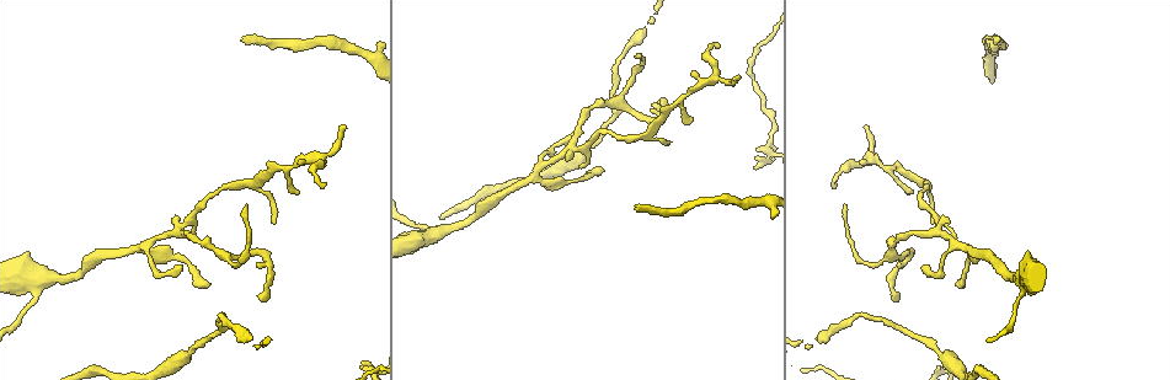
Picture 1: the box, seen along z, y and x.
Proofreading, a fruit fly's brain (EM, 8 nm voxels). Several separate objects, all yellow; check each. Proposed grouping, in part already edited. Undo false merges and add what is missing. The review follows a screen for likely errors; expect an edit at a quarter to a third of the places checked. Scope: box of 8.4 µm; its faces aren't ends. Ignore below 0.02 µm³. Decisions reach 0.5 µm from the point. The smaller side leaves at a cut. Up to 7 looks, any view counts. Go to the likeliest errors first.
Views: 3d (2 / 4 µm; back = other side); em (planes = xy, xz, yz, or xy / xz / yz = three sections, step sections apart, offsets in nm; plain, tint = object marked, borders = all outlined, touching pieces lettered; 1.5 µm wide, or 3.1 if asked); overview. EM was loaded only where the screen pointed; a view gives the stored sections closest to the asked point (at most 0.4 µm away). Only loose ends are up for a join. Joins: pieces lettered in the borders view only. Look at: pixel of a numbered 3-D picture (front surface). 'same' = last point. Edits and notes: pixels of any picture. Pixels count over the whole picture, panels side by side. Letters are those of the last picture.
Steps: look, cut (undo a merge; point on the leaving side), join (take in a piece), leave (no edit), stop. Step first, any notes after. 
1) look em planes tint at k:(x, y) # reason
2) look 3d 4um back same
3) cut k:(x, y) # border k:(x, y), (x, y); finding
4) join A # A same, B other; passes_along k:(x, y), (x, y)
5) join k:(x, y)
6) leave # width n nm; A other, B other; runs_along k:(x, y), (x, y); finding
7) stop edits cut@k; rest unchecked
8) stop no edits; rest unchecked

look 3d 2um at 1:(634, 205)

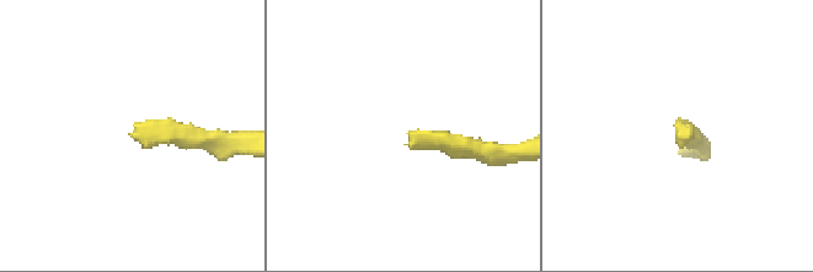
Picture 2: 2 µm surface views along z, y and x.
look em planes tint at 2:(683, 135) # shape alone is not enough

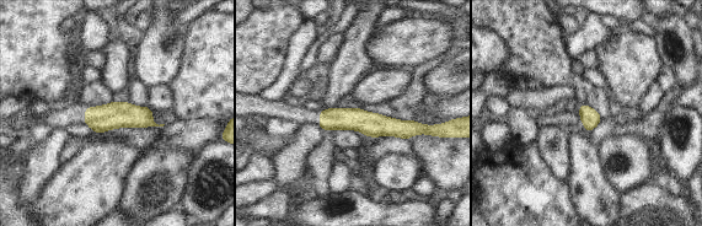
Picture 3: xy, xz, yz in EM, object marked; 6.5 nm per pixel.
look em planes borders same

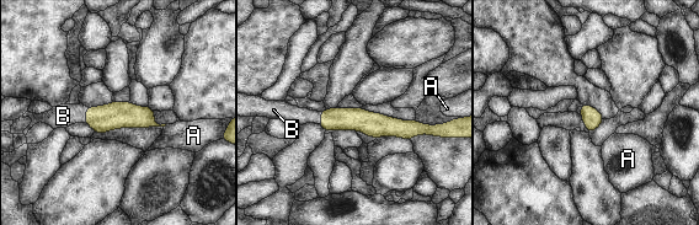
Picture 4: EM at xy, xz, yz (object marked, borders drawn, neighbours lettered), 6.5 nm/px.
join B # longest_contact B 110 nm; A other, B same; passes_along 4:(117, 114), (86, 114), (63, 116); it goes on there

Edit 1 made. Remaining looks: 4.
look overview

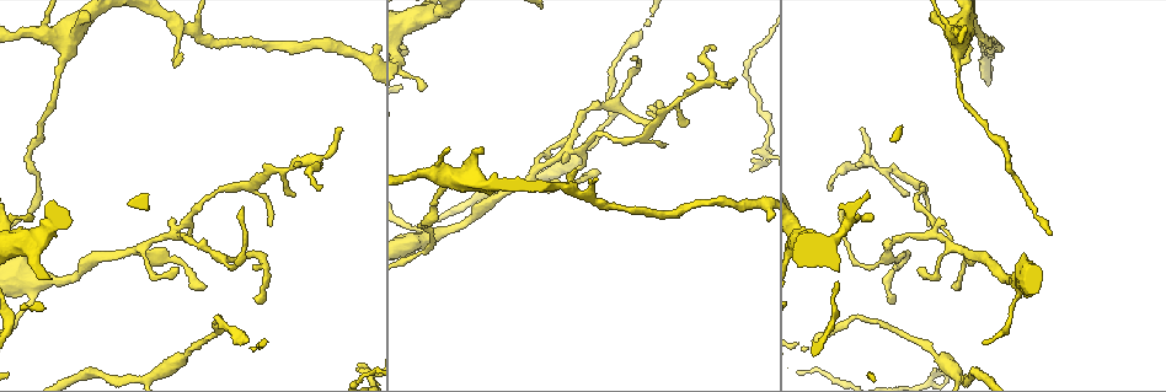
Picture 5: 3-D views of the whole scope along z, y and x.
look 3d 4um at 5:(733, 78)

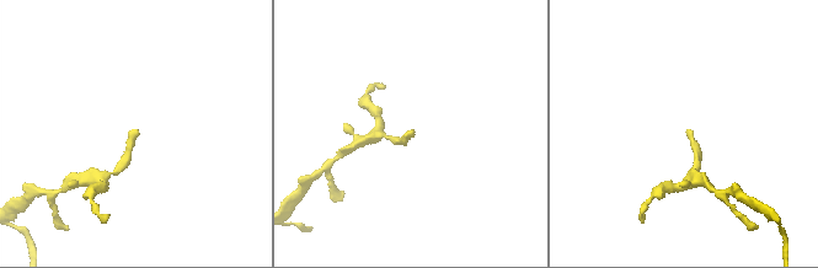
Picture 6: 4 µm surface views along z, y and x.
look em planes borders at 6:(413, 131)

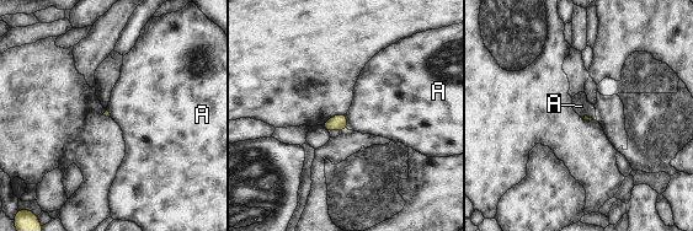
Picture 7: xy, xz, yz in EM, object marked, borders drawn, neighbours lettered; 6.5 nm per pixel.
leave # A other; border 7:(346, 114), (347, 128); no lettered piece goes on from it

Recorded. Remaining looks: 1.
stop edits join@4; rest unchecked

